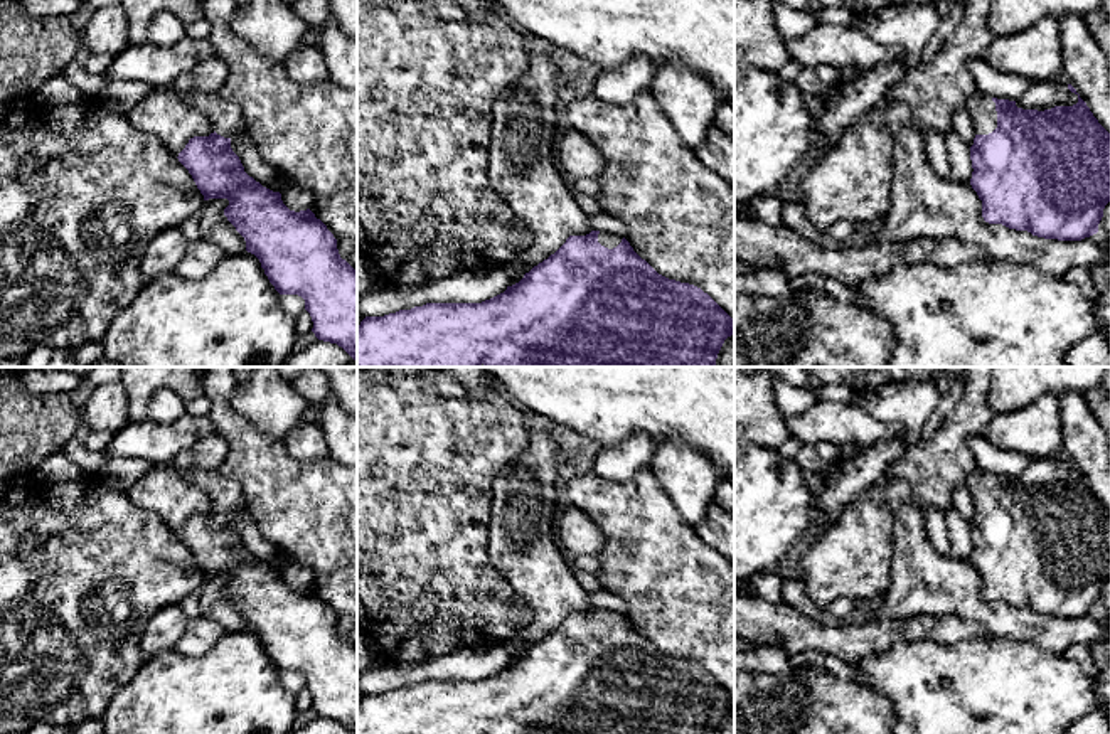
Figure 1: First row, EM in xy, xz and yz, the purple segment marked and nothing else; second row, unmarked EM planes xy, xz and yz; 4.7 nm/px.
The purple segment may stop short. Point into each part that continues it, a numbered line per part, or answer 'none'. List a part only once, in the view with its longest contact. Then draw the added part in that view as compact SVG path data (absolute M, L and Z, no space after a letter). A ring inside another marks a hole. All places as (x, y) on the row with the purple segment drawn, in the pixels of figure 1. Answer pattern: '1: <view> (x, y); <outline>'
1: yz (982, 111); M975 96L967 103L975 135L989 135L997 128L995 103L989 96Z

